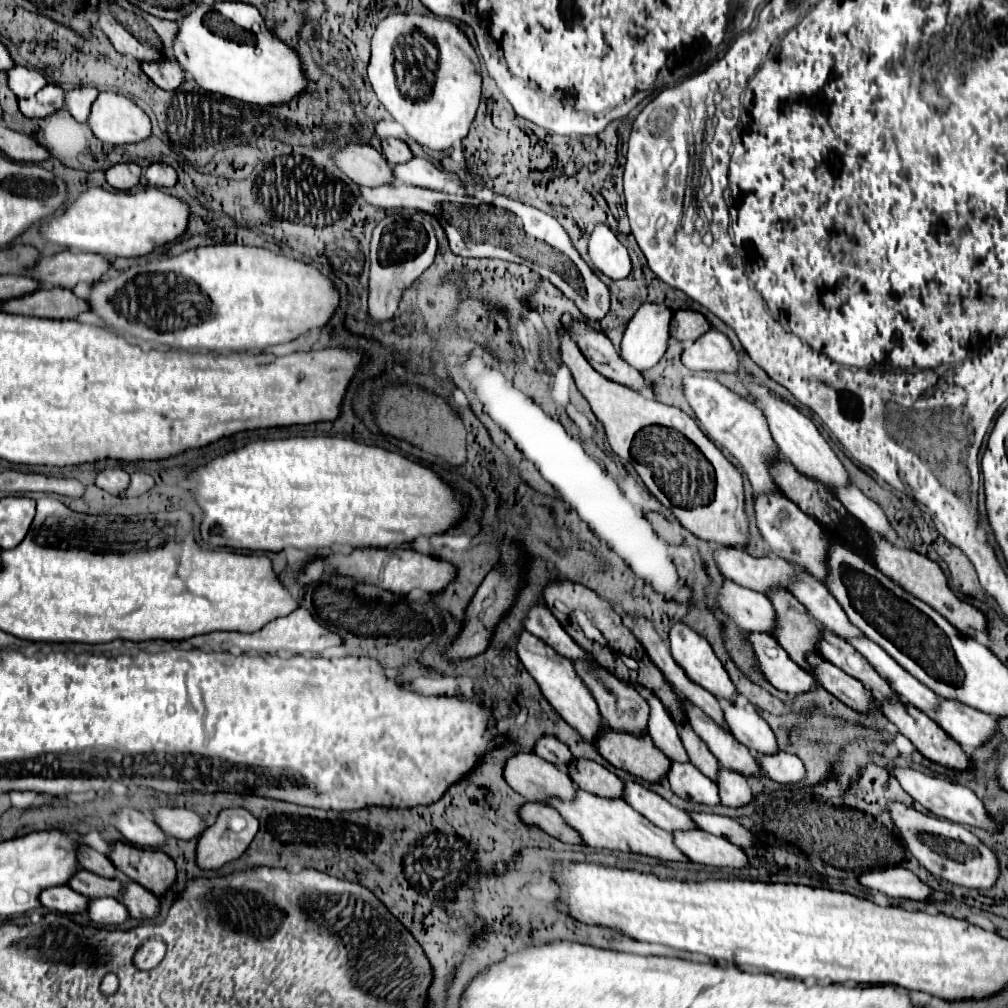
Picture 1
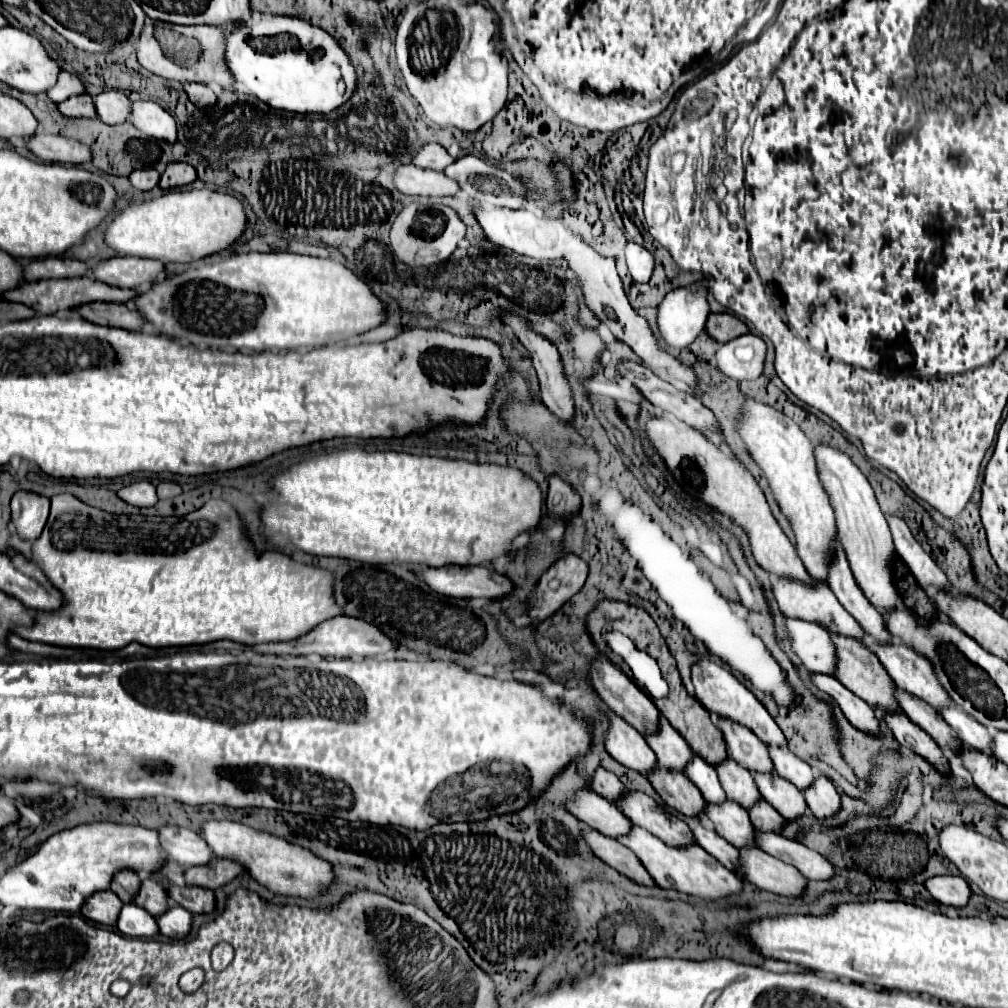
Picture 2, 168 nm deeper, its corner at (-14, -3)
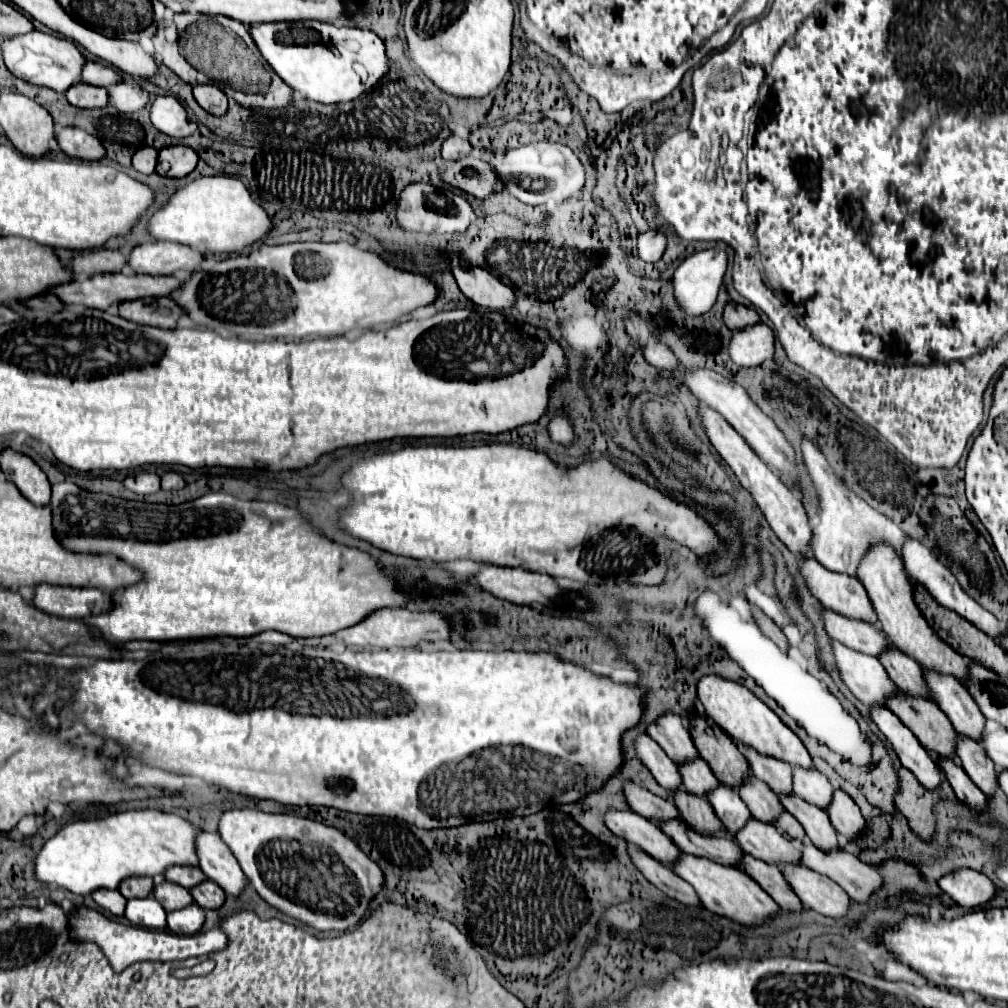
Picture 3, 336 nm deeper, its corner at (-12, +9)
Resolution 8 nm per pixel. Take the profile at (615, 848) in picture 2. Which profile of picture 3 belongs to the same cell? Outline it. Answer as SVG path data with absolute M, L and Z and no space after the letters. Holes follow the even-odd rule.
M630 848L630 858L632 858L632 864L636 868L640 868L642 876L652 882L658 890L662 890L666 896L682 902L682 904L688 904L688 906L698 906L700 900L694 892L694 888L684 882L682 878L678 878L666 864L662 864L660 860L648 856L646 852L638 850L638 848Z

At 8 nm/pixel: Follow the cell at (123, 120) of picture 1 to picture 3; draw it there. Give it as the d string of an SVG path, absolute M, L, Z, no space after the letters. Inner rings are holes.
M156 96L150 104L150 120L160 132L174 138L184 138L198 130L196 124L188 122L184 106L174 96Z

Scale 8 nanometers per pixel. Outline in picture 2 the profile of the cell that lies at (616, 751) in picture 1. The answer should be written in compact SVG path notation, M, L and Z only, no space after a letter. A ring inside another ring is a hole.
M656 768L656 772L648 774L648 780L652 782L660 798L684 816L700 816L702 808L706 808L706 800L702 798L700 790L682 772Z

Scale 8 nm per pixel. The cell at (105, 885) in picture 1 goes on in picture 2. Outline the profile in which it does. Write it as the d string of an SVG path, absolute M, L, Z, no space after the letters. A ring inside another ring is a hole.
M144 880L140 886L140 892L136 896L136 904L144 910L148 910L154 916L160 916L160 912L164 912L166 908L170 908L168 902L168 892L166 888L156 882L156 880Z

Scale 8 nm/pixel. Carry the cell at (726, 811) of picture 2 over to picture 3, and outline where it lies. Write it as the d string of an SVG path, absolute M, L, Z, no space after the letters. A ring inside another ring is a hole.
M750 818L734 834L734 842L754 858L776 866L782 862L798 864L798 858L800 858L800 850L790 840L786 840L782 832L756 818Z

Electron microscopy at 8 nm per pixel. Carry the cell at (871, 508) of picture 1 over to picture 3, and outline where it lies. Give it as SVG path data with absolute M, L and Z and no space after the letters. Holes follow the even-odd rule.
M906 536L906 538L904 538L904 544L902 544L902 558L904 558L904 566L906 566L908 576L914 578L914 580L920 582L920 584L924 582L926 588L928 588L928 592L934 596L934 600L938 600L938 604L942 604L942 606L954 610L956 614L960 614L962 618L970 620L980 632L984 632L984 634L988 634L988 636L992 636L992 638L996 638L996 636L1000 636L1002 632L1006 632L1006 628L992 616L992 612L984 610L974 598L970 598L970 596L964 592L964 588L958 584L956 576L952 574L952 570L950 570L946 564L942 564L940 558L938 558L932 550L928 550L922 542L918 542L918 540Z

